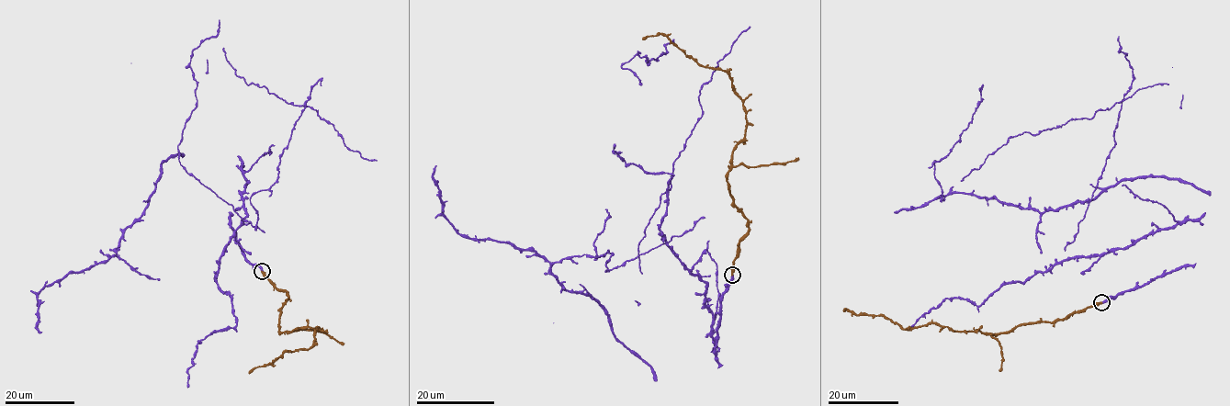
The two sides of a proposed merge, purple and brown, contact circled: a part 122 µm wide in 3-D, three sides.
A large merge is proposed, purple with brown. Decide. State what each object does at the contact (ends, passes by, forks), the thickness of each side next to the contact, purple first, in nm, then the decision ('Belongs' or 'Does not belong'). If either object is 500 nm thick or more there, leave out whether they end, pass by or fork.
At the ring purple ends. At the ring brown ends. Thickness 380 nm (purple) against 400 nm. Belongs

